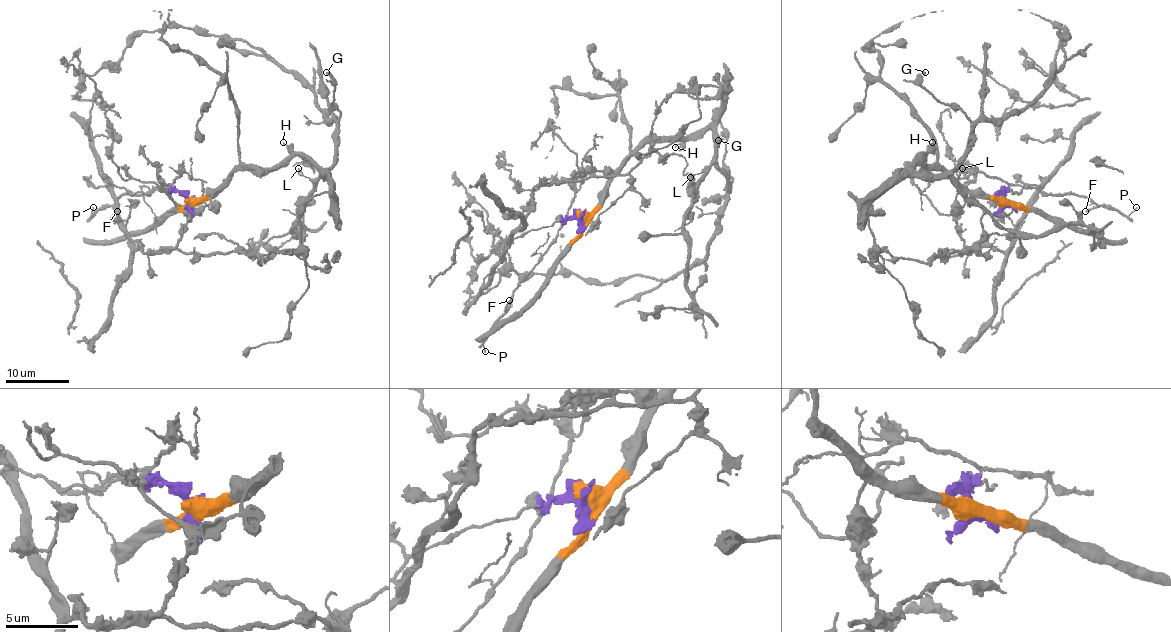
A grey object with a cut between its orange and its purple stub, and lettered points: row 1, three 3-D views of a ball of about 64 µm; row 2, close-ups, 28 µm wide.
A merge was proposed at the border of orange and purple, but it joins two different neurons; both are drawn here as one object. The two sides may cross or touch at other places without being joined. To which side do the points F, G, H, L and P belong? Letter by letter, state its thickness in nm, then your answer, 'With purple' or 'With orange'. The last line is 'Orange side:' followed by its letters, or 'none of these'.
F: Thickness 190 nm. With purple
G: Thickness 220 nm. With orange
H: Thickness 130 nm. With orange
L: Thickness 140 nm. With orange
P: Thickness 110 nm. With purple
Orange side: G, H, L

